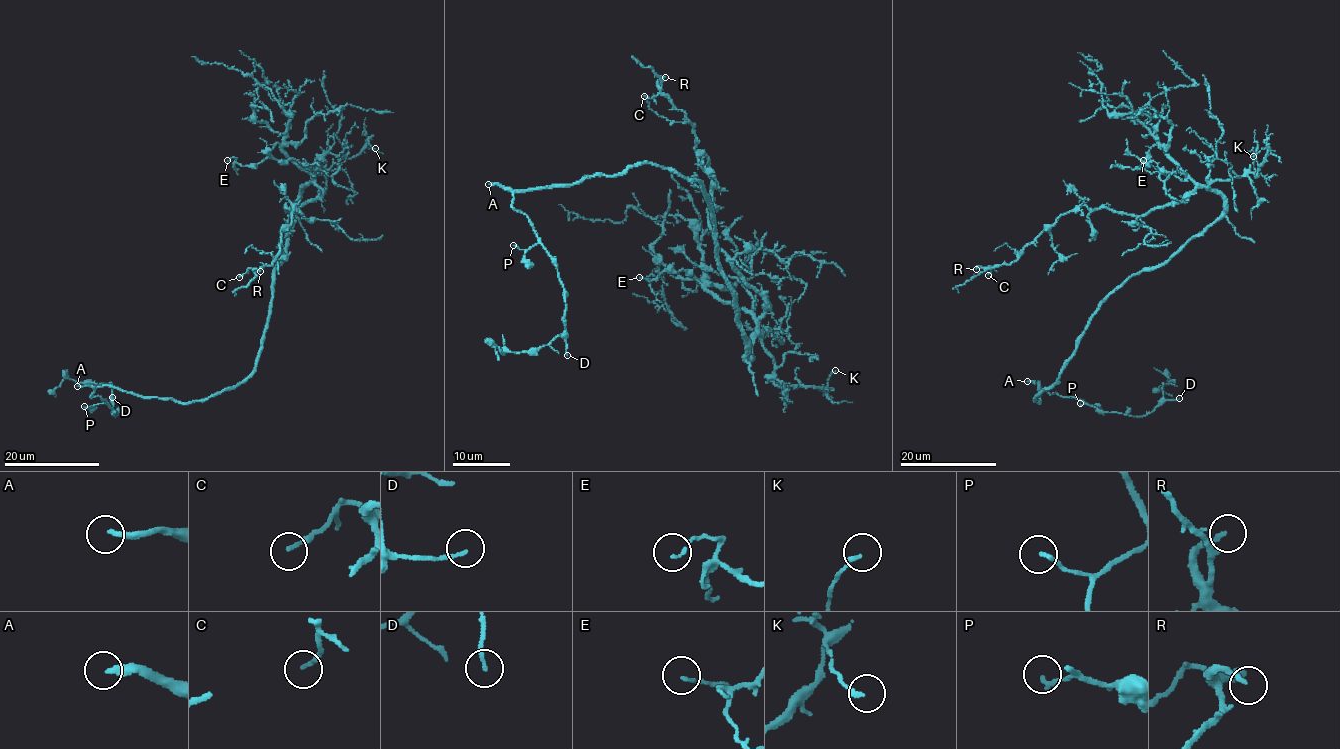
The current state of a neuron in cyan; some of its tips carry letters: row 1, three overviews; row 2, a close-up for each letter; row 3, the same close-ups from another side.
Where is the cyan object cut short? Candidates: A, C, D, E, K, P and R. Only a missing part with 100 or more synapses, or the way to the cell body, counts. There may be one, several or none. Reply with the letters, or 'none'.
A

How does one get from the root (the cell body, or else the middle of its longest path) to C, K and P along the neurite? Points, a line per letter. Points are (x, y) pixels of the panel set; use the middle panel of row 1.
C: (713, 226), (750, 357), (765, 301), (716, 242), (709, 161), (682, 111), (660, 94), (644, 96)
K: (713, 226), (715, 255), (733, 293), (746, 357), (760, 336), (779, 386), (827, 389), (835, 370)
P: (713, 226), (700, 182), (641, 163), (515, 191), (512, 207), (538, 242), (513, 245)

